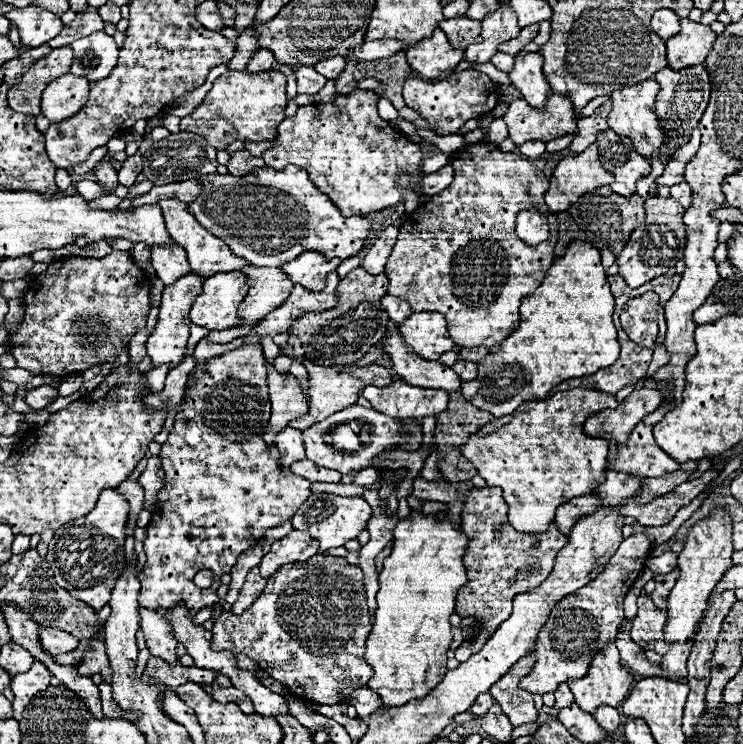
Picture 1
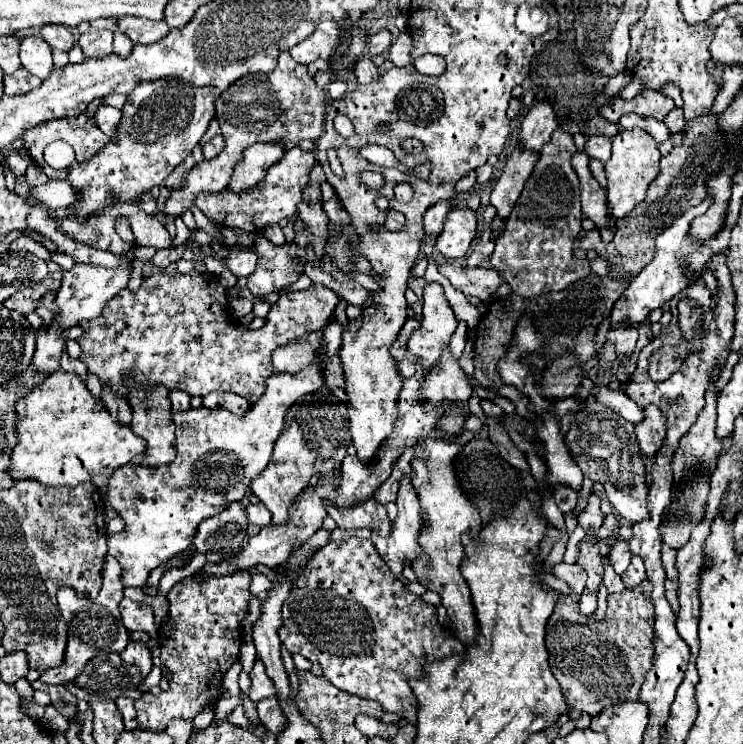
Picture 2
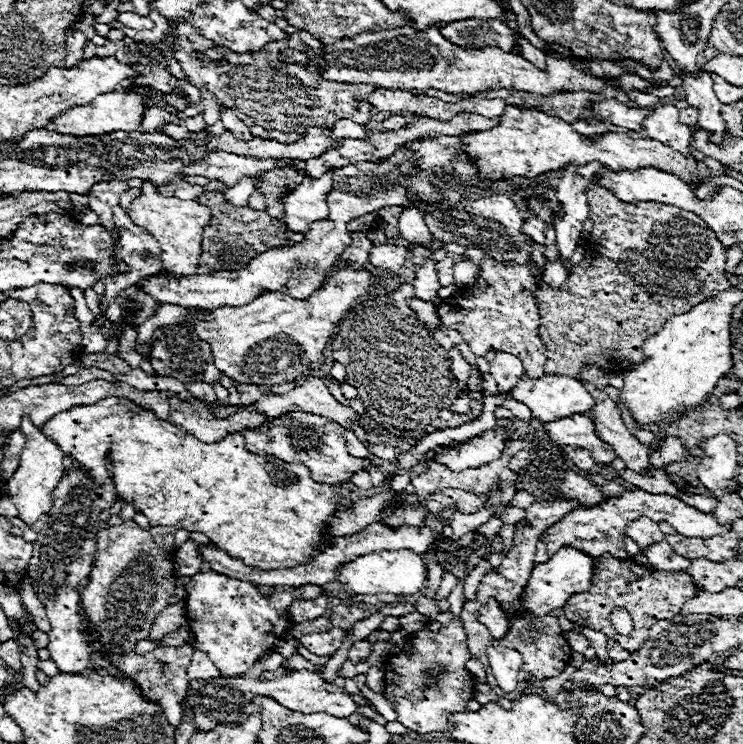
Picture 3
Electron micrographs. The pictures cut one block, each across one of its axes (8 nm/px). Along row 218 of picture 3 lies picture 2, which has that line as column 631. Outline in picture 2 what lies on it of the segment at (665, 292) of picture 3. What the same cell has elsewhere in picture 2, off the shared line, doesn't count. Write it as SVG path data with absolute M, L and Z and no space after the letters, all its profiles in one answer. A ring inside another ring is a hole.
M644 580L636 588L624 588L622 592L608 594L607 601L611 601L611 604L608 604L604 616L608 616L608 612L622 612L624 608L620 628L606 626L594 616L582 616L580 608L574 606L574 598L560 596L558 606L550 616L546 628L546 648L550 654L552 674L558 678L562 692L572 694L572 700L566 700L570 710L582 710L590 716L598 716L606 706L638 700L640 686L646 678L646 672L652 668L654 656L652 638L656 614L654 604L650 600L650 592L652 584ZM618 603L622 604L622 608L616 608Z

